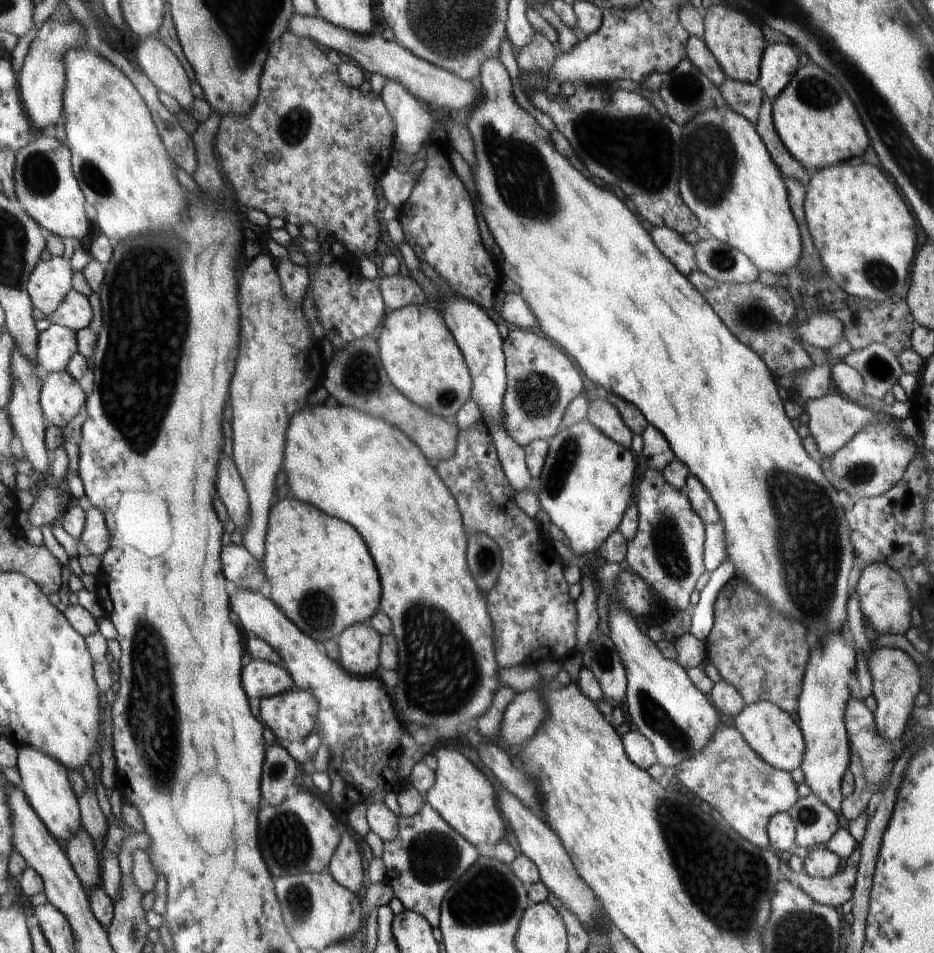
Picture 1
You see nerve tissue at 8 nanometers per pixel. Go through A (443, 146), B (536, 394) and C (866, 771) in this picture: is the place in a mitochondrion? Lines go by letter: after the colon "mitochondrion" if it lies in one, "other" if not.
A: other
B: mitochondrion
C: mitochondrion

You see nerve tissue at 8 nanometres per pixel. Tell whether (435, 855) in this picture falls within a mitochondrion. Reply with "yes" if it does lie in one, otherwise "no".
yes

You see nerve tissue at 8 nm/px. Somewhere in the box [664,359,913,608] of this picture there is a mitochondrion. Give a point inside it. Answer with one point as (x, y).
(859, 472)

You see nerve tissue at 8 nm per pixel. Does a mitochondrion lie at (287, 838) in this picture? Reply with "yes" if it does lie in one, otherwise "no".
yes

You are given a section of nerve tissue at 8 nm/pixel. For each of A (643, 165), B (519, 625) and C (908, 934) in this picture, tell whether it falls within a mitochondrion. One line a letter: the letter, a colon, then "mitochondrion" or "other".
A: other
B: other
C: other

